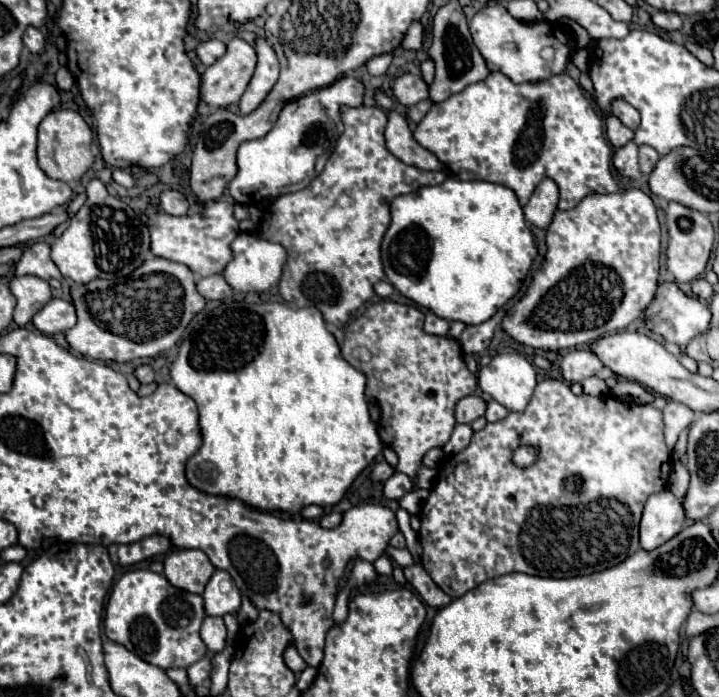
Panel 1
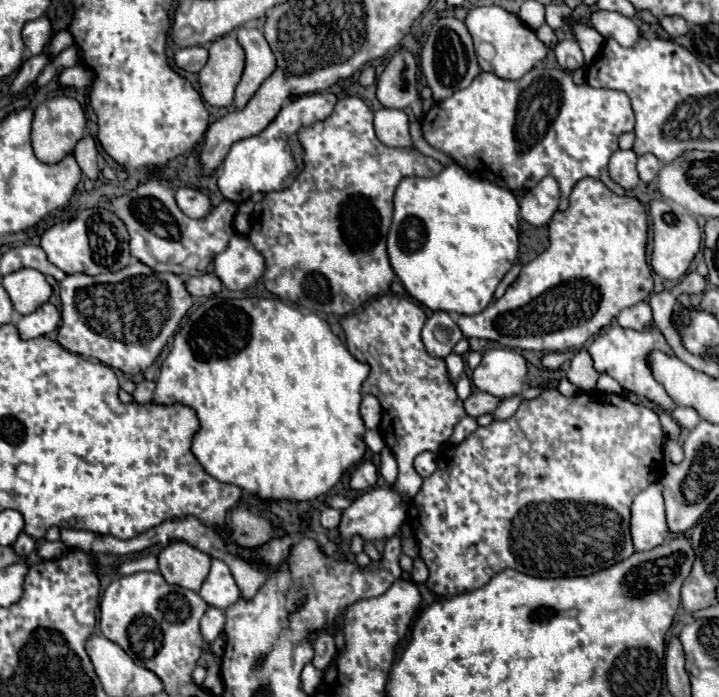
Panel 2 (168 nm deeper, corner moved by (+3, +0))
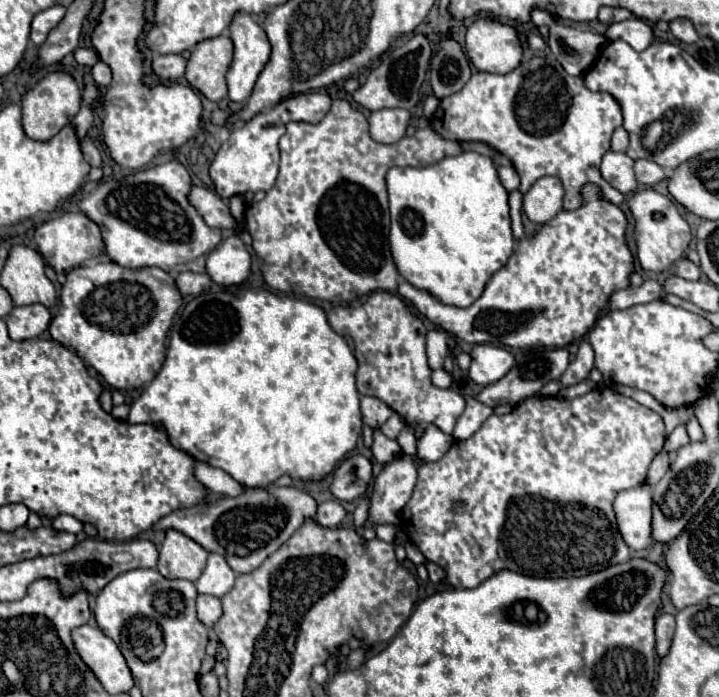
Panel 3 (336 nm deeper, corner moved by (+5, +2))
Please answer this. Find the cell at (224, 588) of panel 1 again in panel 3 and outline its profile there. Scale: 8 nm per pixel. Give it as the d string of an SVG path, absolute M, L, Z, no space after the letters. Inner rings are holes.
M210 553L206 569L202 571L200 579L196 581L196 589L202 595L222 597L234 587L234 581L236 581L236 573L228 567L226 559L218 553Z

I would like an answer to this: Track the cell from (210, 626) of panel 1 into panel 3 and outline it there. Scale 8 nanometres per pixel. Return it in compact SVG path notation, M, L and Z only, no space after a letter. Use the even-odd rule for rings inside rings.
M198 595L198 619L212 629L216 625L216 621L222 617L222 605L218 597L210 597L210 595Z

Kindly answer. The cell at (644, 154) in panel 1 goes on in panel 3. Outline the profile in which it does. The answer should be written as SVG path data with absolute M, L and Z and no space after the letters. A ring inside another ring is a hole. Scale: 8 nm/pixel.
M638 159L634 165L634 171L636 171L638 183L642 183L642 185L654 185L664 179L662 167L650 159Z

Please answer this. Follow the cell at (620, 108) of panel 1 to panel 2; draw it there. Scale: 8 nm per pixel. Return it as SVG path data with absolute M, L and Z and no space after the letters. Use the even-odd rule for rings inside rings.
M536 65L522 79L506 81L494 73L480 73L470 87L456 91L452 97L434 103L422 121L424 139L434 147L450 155L458 165L470 173L488 179L510 191L532 189L548 173L558 181L562 199L560 211L568 209L568 195L572 187L582 177L594 177L602 181L616 195L626 195L626 191L608 177L608 159L618 149L618 137L624 131L634 129L634 111L630 107L628 95L612 89L594 89L576 85L572 75L564 69Z

